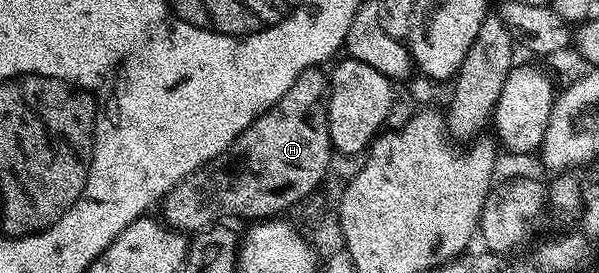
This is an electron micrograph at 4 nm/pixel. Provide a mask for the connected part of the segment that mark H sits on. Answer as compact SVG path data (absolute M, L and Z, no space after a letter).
M310 67L280 97L275 107L269 107L224 153L212 162L206 163L198 171L192 172L187 179L174 186L160 204L161 218L169 227L183 233L197 233L219 220L226 221L229 215L246 221L261 221L281 216L289 207L306 199L314 190L323 186L326 170L332 166L330 146L330 81L327 72L318 67Z

